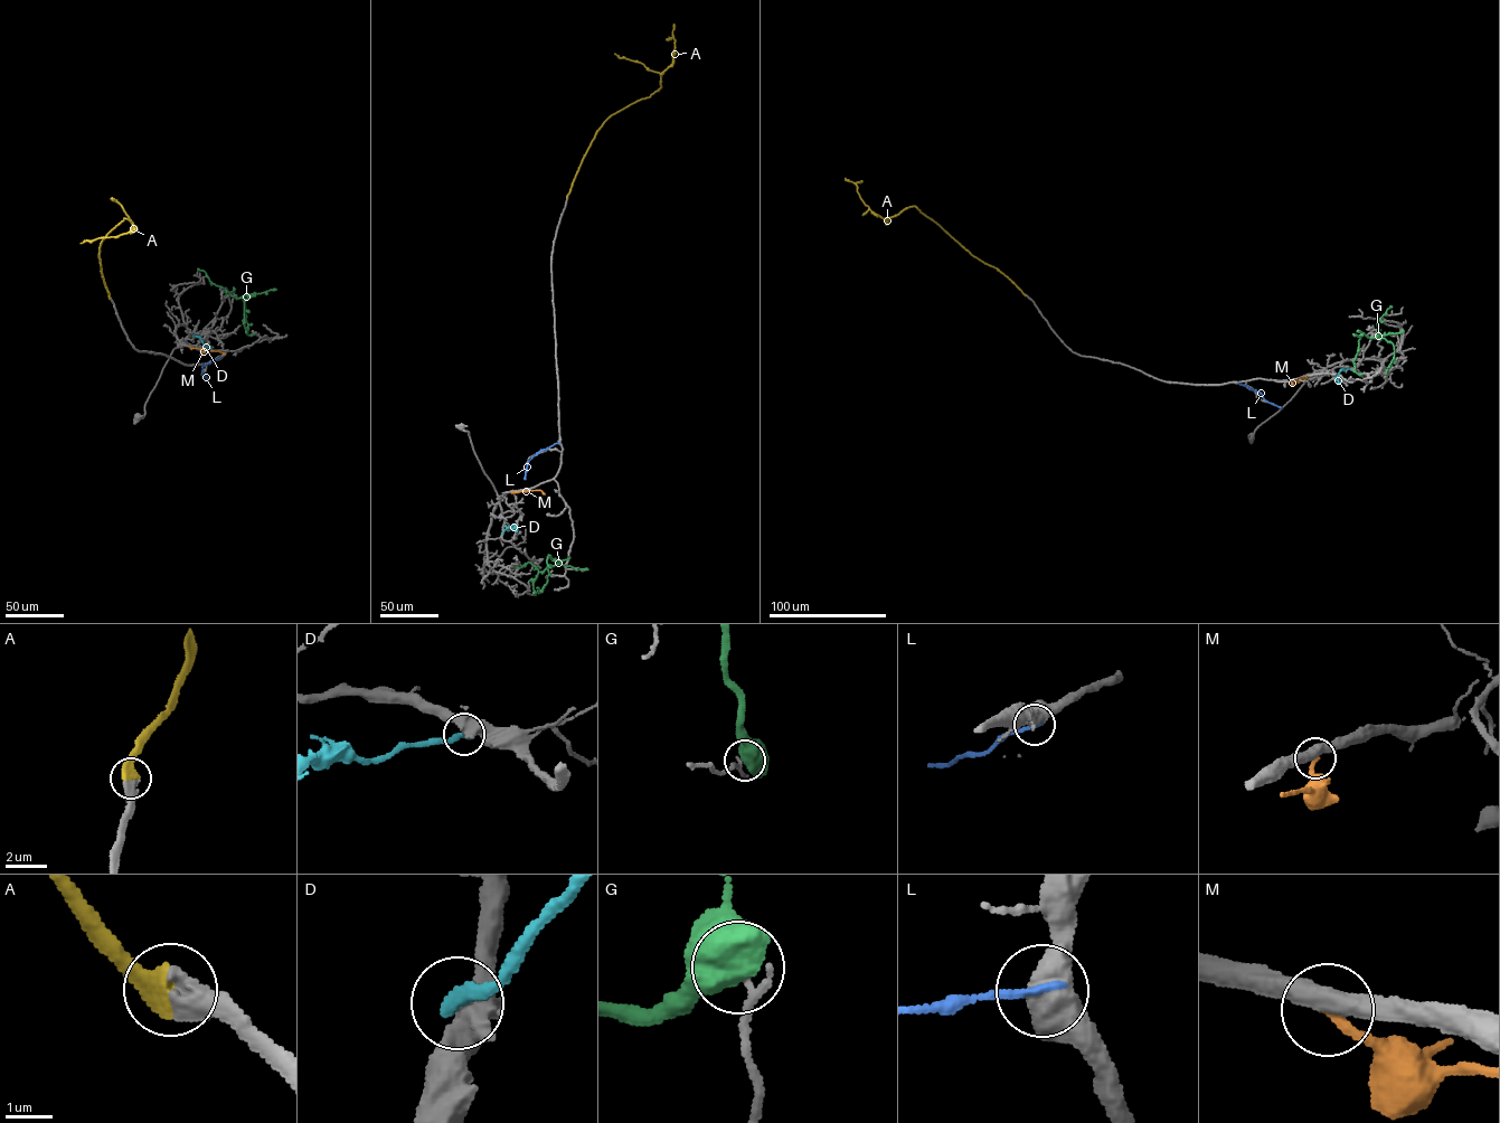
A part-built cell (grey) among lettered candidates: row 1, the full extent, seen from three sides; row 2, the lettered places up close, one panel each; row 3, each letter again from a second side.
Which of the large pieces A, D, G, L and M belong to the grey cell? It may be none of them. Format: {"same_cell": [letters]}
{"same_cell": ["A"]}

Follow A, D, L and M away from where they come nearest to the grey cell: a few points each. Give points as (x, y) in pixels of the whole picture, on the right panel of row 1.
A: (1025, 294), (915, 206), (881, 218), (870, 210), (855, 183), (845, 178)
D: (1350, 368), (1341, 370), (1335, 377), (1339, 384)
L: (1238, 383), (1258, 392), (1266, 400), (1281, 408)
M: (1305, 376), (1291, 381), (1292, 384)

